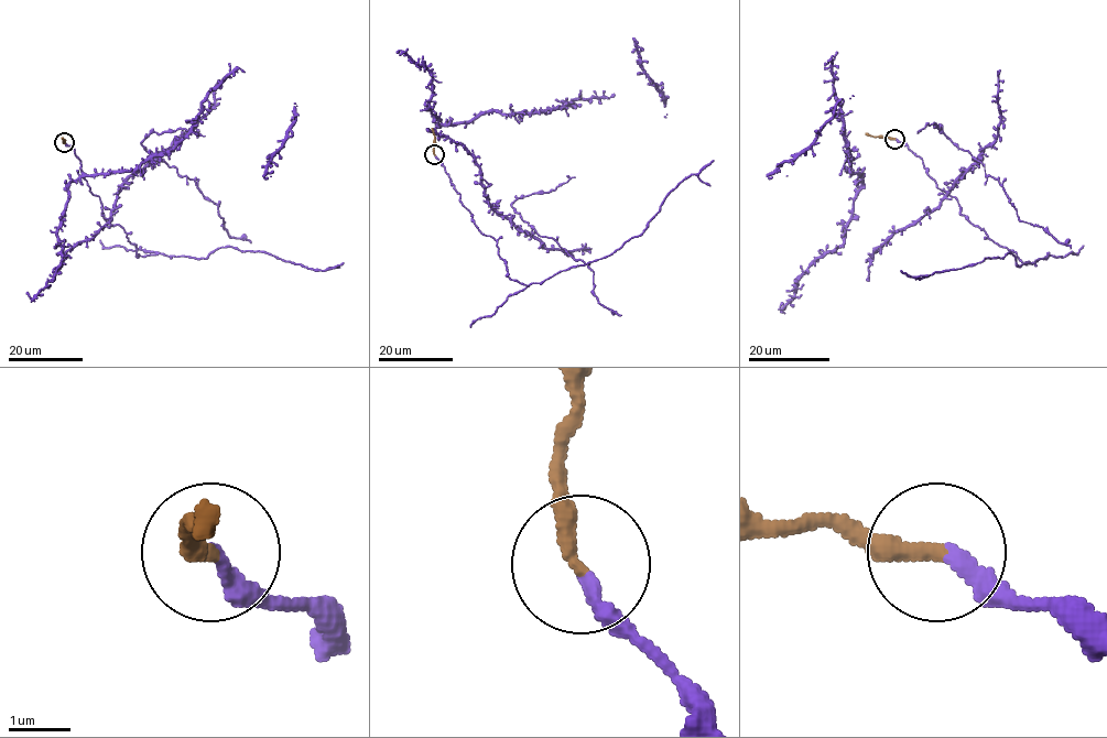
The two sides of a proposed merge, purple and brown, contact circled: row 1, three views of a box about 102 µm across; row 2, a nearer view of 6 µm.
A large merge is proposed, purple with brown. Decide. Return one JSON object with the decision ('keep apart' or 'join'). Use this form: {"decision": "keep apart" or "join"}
{"decision": "join"}

